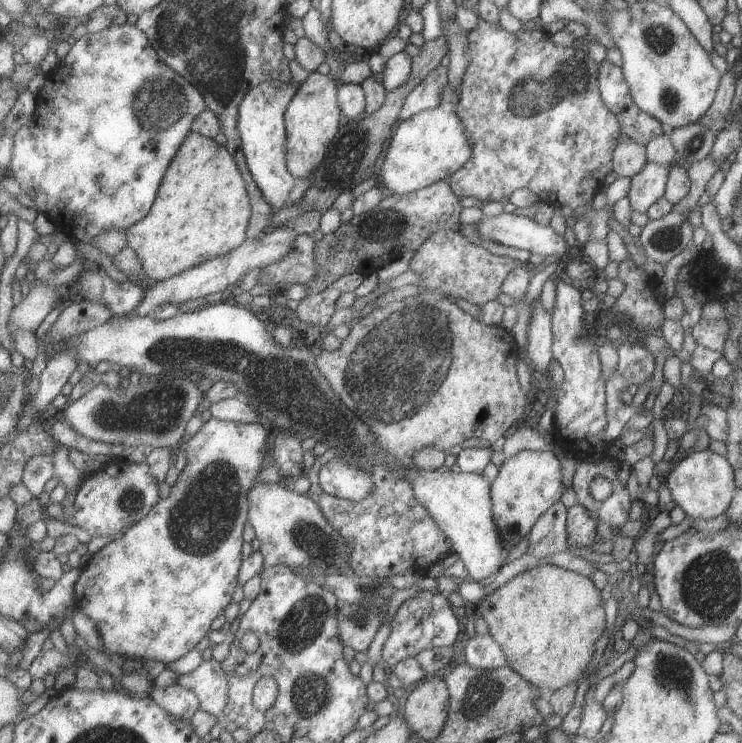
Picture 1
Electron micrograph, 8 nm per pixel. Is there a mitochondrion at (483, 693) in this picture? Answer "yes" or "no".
yes

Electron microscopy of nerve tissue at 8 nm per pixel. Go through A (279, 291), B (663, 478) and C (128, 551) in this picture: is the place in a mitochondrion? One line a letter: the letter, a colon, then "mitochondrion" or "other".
A: other
B: other
C: other

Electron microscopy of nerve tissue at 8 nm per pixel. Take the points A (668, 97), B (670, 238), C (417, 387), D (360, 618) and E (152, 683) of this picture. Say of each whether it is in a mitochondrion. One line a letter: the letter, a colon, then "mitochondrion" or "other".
A: mitochondrion
B: mitochondrion
C: mitochondrion
D: mitochondrion
E: other

